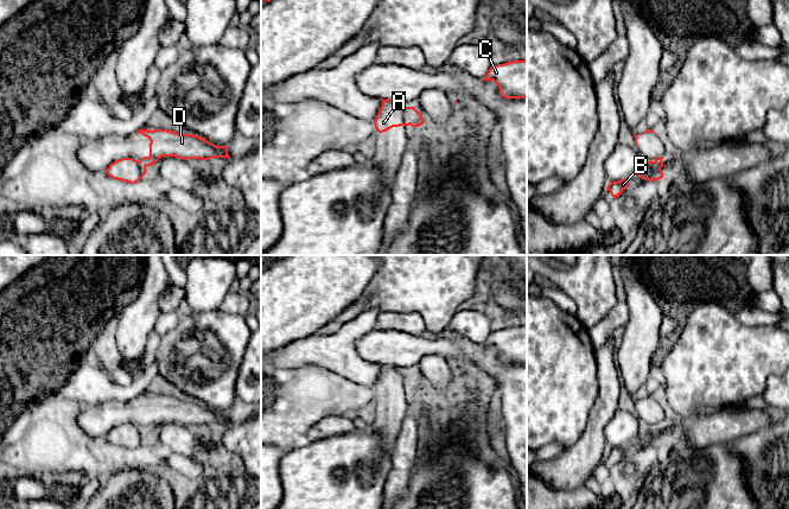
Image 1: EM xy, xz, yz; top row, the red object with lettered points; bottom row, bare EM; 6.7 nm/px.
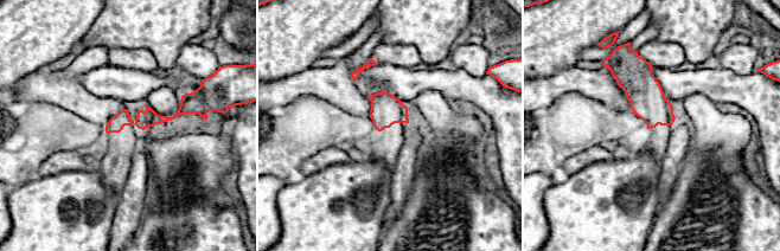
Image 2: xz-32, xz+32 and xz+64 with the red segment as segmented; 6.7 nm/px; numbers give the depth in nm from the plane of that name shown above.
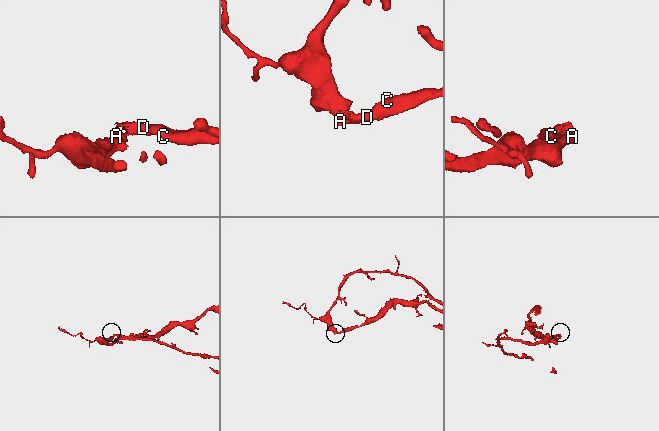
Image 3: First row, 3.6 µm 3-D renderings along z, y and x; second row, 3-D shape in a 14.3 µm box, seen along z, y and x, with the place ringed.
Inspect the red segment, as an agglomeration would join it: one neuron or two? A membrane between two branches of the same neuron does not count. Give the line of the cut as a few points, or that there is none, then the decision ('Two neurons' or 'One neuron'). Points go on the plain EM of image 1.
Split along xz (409, 373), (407, 376), (408, 389). Two neurons

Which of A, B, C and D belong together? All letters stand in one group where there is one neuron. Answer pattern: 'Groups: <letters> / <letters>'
Groups: A B / C D

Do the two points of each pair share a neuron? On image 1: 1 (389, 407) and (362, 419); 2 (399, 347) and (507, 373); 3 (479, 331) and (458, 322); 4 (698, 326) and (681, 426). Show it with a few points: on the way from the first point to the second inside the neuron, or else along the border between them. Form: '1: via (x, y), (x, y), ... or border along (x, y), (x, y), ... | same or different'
1: border along (368, 414), (369, 426) | different
2: via (426, 347), (444, 347), (456, 351), (479, 355) | same
3: via (475, 326), (463, 323) | same
4: border along (680, 419), (688, 421) | different

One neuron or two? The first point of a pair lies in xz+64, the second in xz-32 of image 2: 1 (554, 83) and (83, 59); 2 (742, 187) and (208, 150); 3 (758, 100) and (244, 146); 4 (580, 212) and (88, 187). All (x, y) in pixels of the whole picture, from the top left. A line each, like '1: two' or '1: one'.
1: one
2: two
3: one
4: one

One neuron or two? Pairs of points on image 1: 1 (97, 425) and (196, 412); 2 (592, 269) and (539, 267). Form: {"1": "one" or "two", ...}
{"1": "one", "2": "one"}

